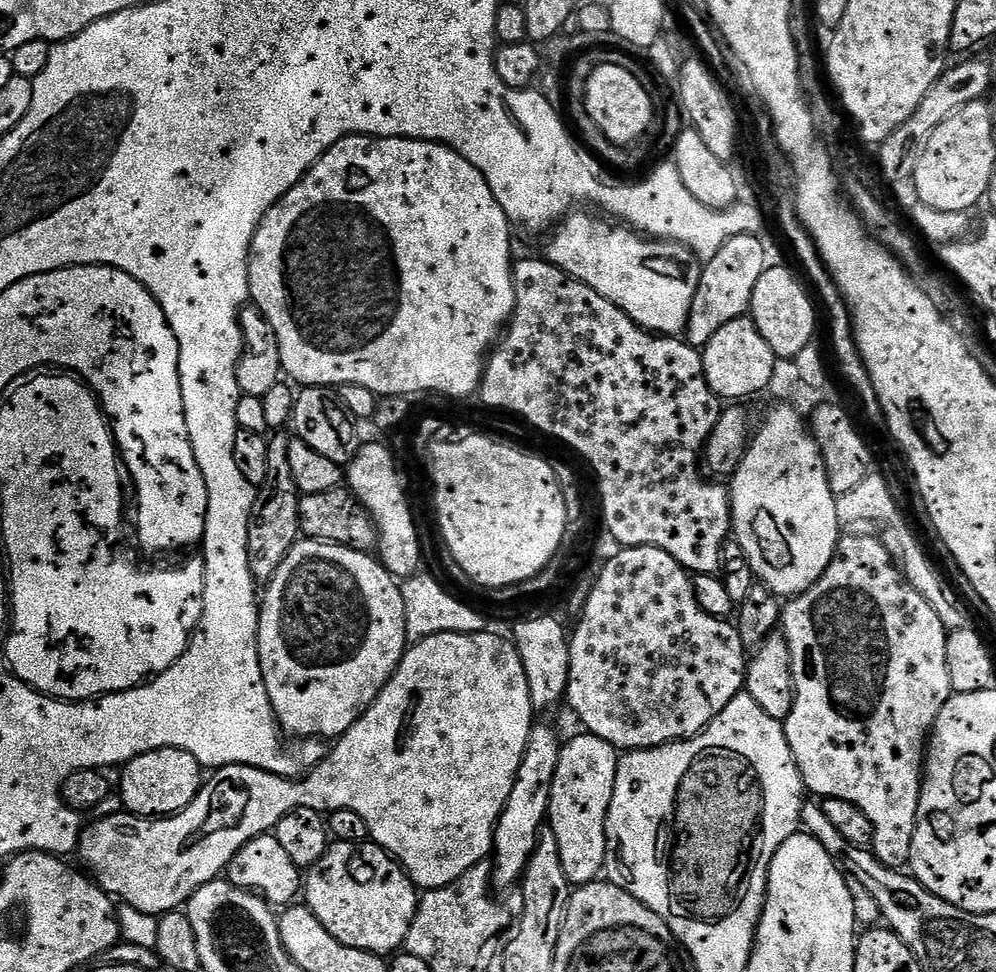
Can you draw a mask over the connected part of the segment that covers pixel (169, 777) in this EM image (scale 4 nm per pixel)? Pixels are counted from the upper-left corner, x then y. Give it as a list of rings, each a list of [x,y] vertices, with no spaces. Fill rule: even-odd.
[[[159,748],[136,756],[123,765],[121,772],[124,773],[120,776],[120,784],[118,780],[118,793],[125,809],[134,816],[174,816],[186,806],[190,806],[190,802],[194,802],[202,787],[202,769],[194,754],[177,748]]]

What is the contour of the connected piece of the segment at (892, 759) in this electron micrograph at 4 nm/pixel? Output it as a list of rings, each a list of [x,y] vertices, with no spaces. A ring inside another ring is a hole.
[[[841,535],[836,543],[836,553],[826,566],[822,578],[810,586],[808,592],[800,596],[791,597],[782,608],[782,631],[784,639],[788,642],[790,658],[792,659],[792,709],[787,718],[783,720],[786,742],[794,754],[794,762],[798,766],[800,776],[804,779],[804,787],[816,798],[842,798],[846,802],[854,802],[866,818],[874,826],[874,838],[870,851],[874,853],[887,868],[903,869],[912,859],[912,843],[914,842],[914,830],[918,818],[918,802],[920,801],[920,786],[922,773],[926,763],[926,745],[930,739],[932,727],[936,724],[938,714],[942,706],[954,695],[950,682],[950,670],[946,666],[946,642],[949,629],[945,628],[942,618],[914,590],[914,586],[908,583],[903,571],[892,561],[888,548],[876,536],[848,536]]]

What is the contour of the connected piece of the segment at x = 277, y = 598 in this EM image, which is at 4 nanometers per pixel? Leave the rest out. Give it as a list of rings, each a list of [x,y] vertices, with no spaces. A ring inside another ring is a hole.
[[[301,538],[290,550],[290,554],[286,554],[286,562],[278,566],[278,574],[274,574],[274,578],[262,592],[258,654],[262,666],[262,678],[266,682],[266,694],[270,694],[270,706],[274,706],[276,721],[287,735],[289,732],[292,738],[329,738],[328,736],[339,738],[346,730],[350,730],[350,726],[354,726],[354,722],[358,722],[358,718],[362,718],[362,714],[366,714],[366,710],[378,698],[380,691],[390,682],[410,644],[406,634],[406,610],[400,589],[401,585],[397,577],[390,575],[375,555],[350,550],[341,544],[327,544],[321,540]]]

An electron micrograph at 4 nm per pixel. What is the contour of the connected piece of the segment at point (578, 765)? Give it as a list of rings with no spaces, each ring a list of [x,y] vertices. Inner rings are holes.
[[[591,734],[576,736],[560,749],[558,770],[550,790],[547,823],[558,838],[558,854],[569,885],[591,884],[604,872],[606,846],[606,814],[614,794],[614,778],[620,765],[617,749]]]

